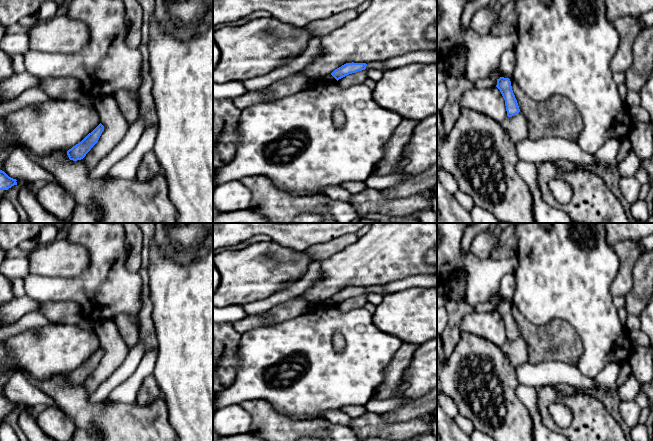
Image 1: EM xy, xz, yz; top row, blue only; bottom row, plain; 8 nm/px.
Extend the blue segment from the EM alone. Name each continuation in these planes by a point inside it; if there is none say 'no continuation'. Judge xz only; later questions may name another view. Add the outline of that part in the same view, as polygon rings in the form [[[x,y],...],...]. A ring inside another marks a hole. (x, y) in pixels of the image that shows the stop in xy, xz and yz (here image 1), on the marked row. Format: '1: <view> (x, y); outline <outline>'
no continuation

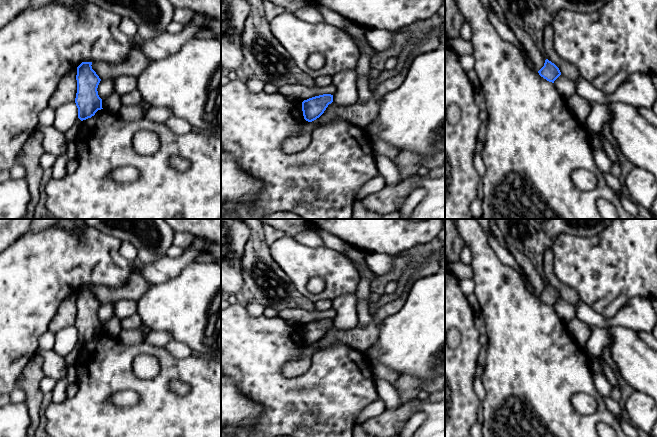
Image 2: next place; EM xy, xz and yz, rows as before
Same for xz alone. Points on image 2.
no continuation

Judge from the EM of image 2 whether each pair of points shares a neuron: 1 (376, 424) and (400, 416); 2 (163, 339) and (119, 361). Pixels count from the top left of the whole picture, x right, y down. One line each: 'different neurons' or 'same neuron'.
1: same neuron
2: different neurons

